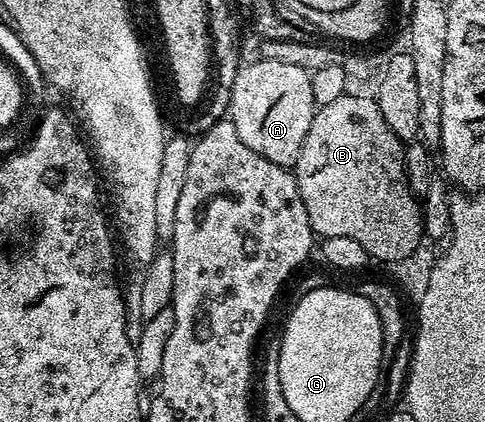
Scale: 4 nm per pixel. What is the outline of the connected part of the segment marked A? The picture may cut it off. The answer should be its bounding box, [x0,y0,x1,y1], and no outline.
[227,60,317,168]

